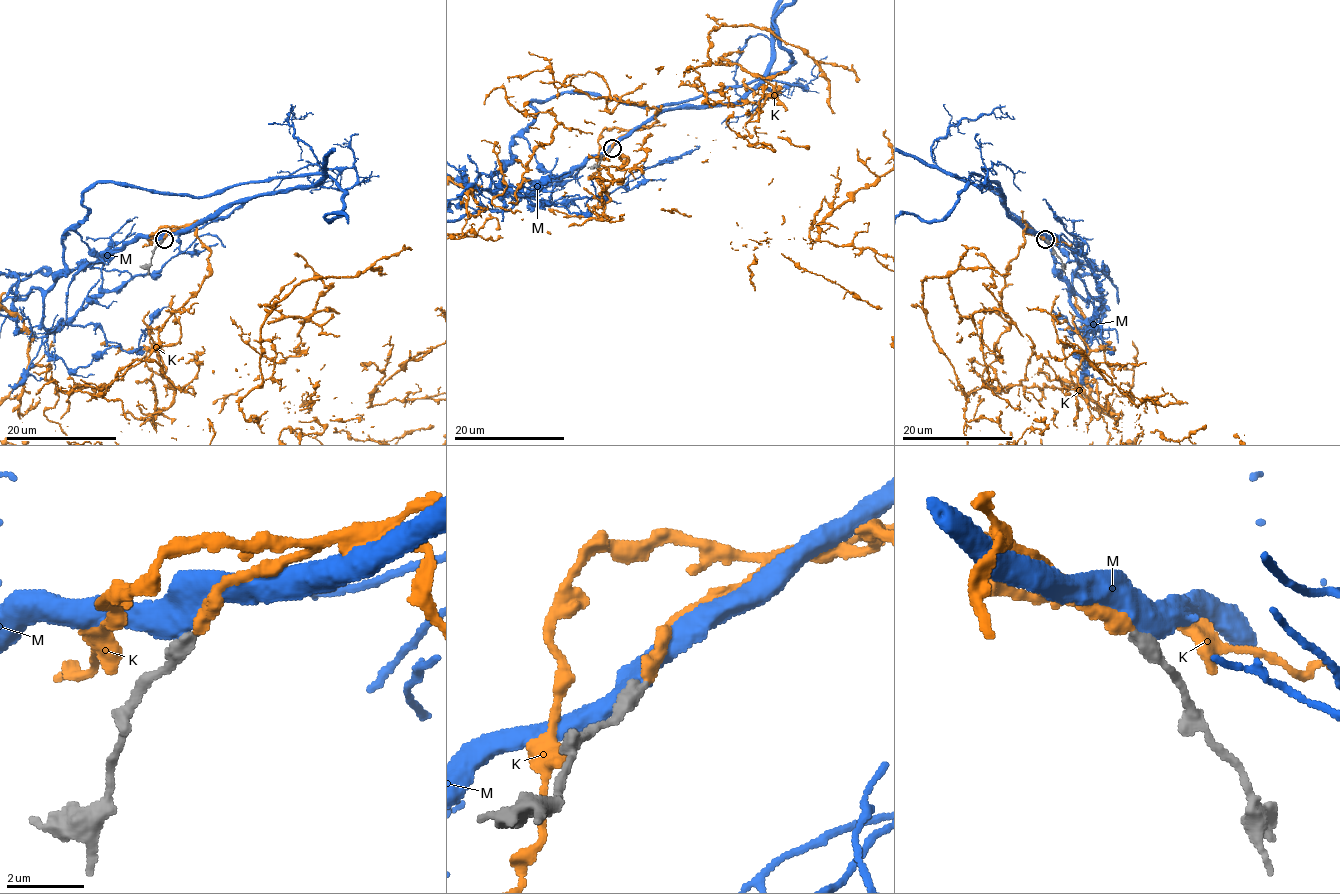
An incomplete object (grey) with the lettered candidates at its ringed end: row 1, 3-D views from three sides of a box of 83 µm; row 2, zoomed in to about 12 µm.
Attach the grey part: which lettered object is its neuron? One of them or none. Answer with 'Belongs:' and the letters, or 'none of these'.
Belongs: K

